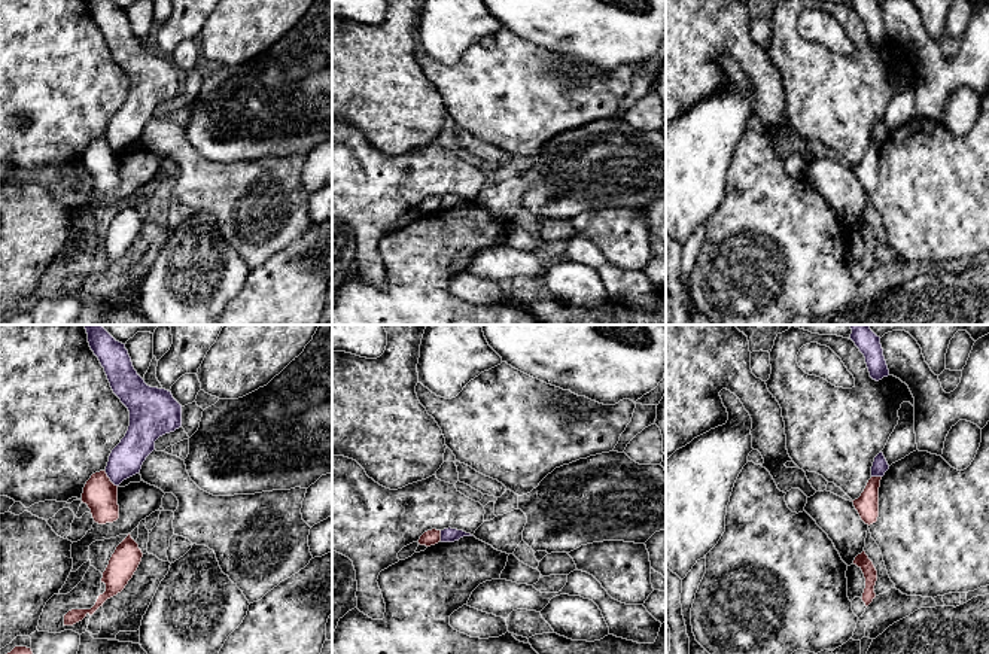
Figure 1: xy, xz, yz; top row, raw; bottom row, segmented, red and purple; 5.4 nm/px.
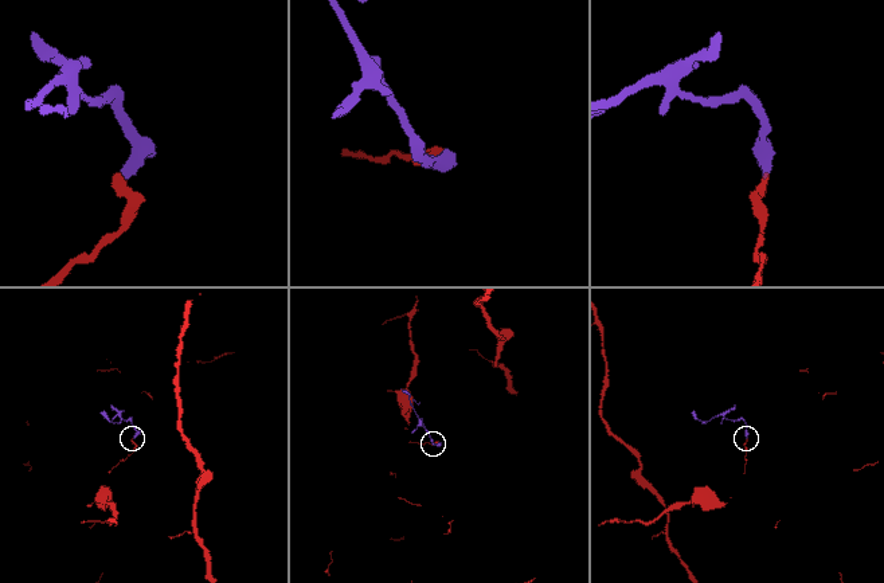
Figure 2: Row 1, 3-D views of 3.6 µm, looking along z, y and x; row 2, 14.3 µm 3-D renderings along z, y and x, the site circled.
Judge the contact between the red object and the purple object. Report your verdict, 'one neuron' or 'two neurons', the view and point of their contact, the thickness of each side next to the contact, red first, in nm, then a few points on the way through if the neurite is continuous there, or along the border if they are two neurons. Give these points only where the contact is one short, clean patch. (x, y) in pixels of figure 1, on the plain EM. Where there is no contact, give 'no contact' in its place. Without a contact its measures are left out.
two neurons; contact xy (109, 145); calibres 180 and 180 nm; border xy (105, 137), (116, 152)

